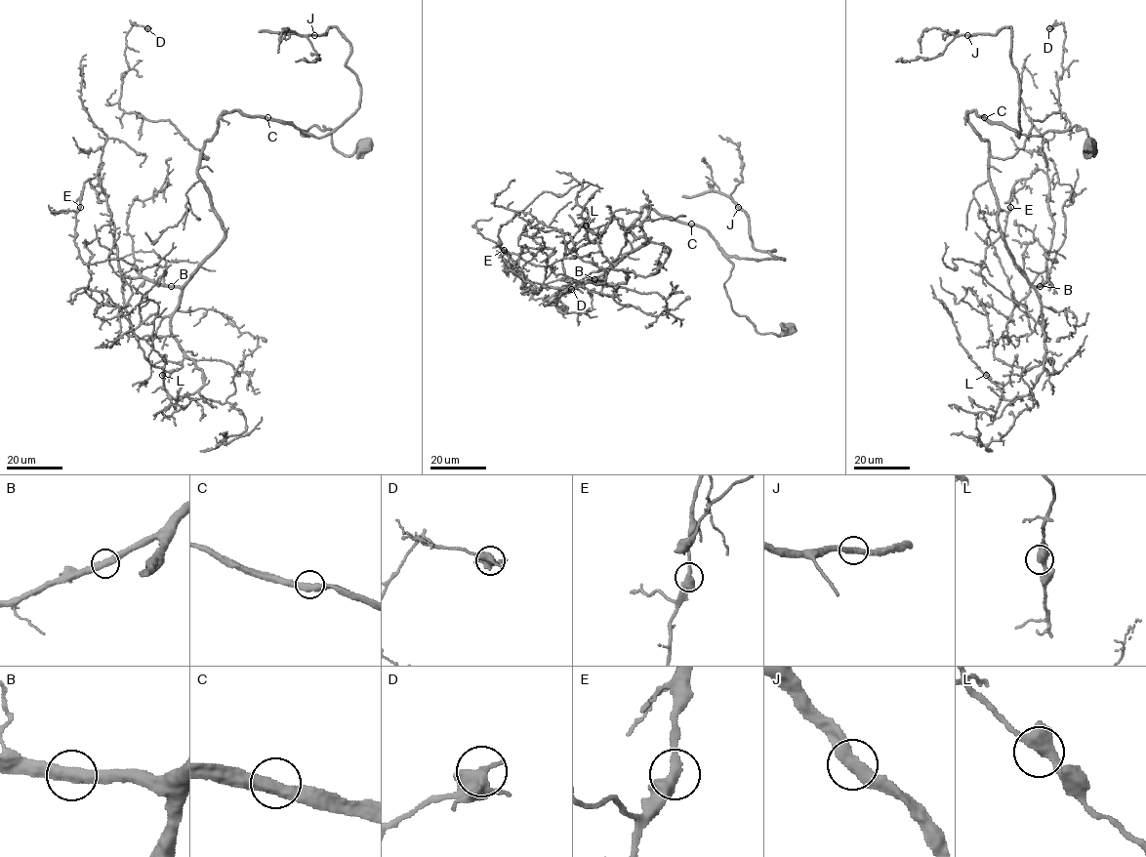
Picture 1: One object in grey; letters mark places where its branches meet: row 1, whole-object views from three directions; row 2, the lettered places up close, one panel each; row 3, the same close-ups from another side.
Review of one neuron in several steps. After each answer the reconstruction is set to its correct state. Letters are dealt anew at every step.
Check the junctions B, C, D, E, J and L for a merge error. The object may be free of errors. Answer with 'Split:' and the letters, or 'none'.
Split: none

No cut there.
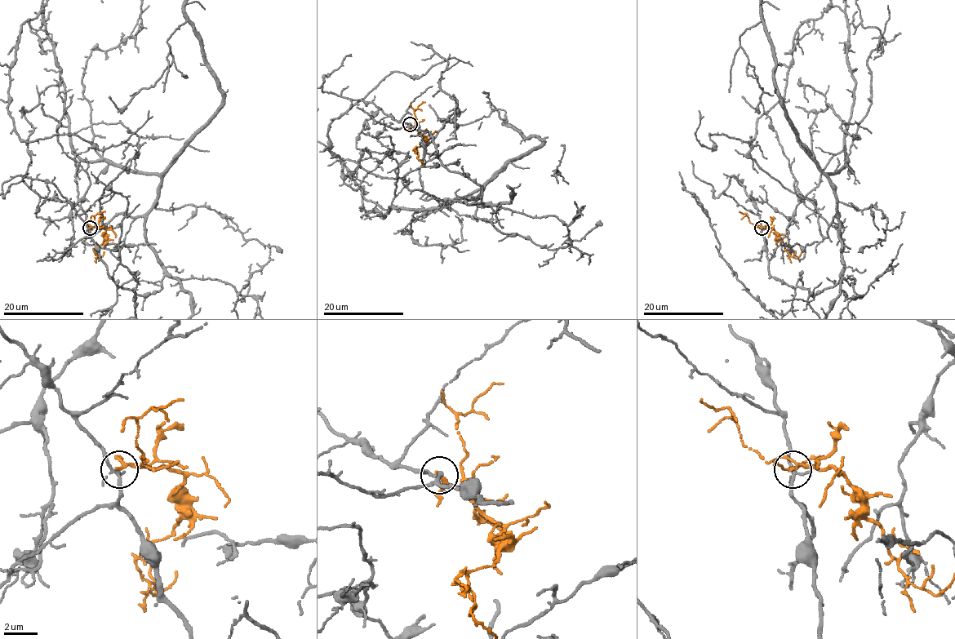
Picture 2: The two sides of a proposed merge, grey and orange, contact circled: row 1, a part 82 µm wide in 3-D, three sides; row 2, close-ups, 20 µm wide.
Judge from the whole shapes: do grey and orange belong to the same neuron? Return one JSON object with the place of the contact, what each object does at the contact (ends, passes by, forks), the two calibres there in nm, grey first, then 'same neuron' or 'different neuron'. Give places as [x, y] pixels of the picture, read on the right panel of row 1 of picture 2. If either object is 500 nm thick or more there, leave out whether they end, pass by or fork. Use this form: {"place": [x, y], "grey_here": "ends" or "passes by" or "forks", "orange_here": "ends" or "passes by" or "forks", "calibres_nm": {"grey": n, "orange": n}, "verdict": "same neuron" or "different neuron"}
{"place": [761, 228], "grey_here": "forks", "orange_here": "passes by", "calibres_nm": {"grey": 160, "orange": 170}, "verdict": "different neuron"}

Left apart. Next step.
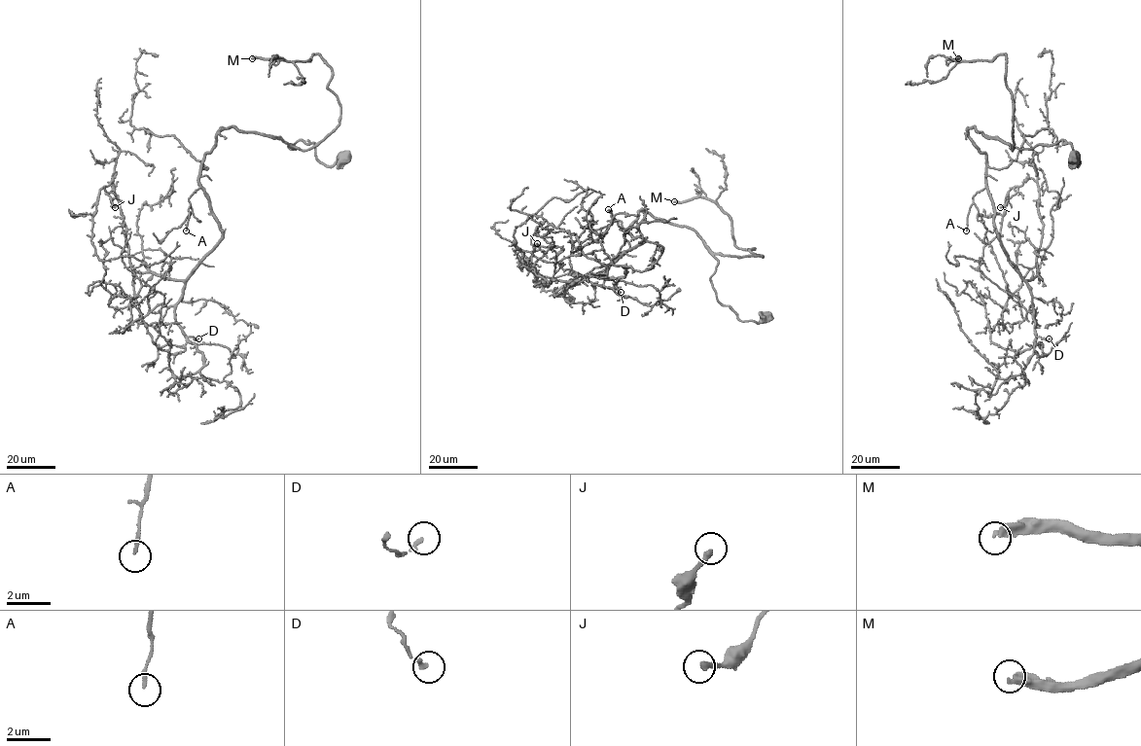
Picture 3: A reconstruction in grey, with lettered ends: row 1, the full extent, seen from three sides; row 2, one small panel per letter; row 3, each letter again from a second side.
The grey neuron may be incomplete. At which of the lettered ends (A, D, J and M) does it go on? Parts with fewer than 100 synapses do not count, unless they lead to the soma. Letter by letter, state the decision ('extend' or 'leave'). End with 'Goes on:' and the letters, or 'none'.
A: leave
D: leave
J: leave
M: extend
Goes on: M

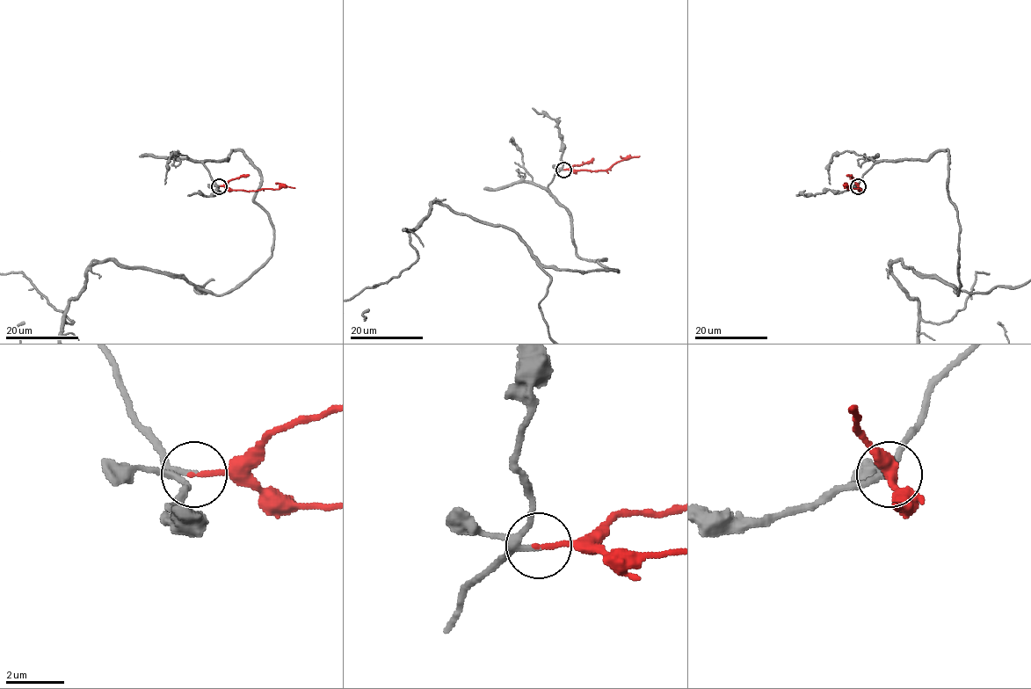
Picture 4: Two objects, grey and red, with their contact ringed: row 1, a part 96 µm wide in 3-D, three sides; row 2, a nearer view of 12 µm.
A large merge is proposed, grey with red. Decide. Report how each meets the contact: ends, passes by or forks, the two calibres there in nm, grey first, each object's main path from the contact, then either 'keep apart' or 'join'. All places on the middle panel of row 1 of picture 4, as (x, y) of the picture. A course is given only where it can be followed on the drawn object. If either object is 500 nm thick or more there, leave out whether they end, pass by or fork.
grey forks there; red ends there; 130 nm thick on the grey side, 170 nm on the other; grey runs (563, 170), (548, 187), (570, 216), (576, 253), (618, 271), (543, 266), (541, 317); red runs (563, 170), (609, 170), (617, 162), (639, 155); join

